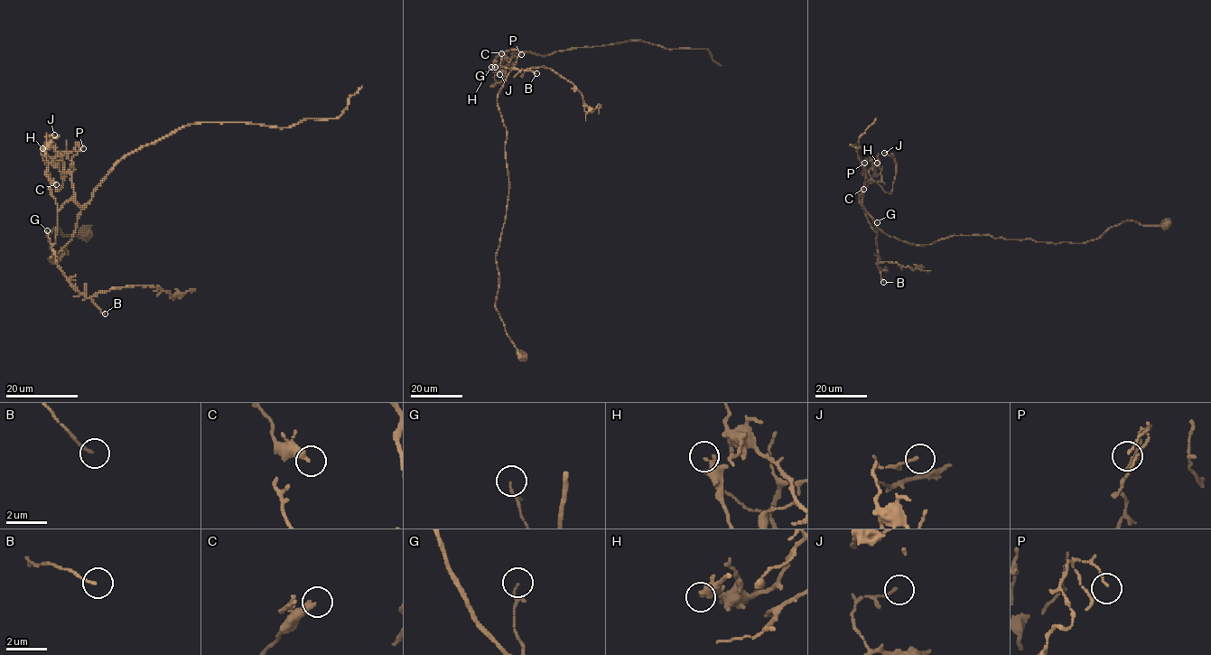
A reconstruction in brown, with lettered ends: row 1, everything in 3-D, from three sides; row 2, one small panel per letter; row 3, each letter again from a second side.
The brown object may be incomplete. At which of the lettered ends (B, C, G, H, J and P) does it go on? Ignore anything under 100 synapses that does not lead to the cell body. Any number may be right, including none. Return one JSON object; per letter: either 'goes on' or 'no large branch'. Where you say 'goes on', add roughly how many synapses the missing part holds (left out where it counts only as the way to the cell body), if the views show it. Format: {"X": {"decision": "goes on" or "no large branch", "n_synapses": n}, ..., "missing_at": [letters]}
{"B": {"decision": "no large branch"}, "C": {"decision": "no large branch"}, "G": {"decision": "no large branch"}, "H": {"decision": "no large branch"}, "J": {"decision": "no large branch"}, "P": {"decision": "no large branch"}, "missing_at": []}

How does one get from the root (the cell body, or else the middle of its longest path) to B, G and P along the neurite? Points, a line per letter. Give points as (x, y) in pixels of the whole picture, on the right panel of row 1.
B: (1166, 222), (1124, 220), (1083, 243), (953, 235), (915, 245), (884, 234), (860, 200), (877, 233), (883, 282)
G: (1166, 222), (1124, 220), (1083, 243), (953, 235), (915, 245), (884, 234), (860, 200), (877, 233), (877, 222)
P: (1166, 222), (1124, 220), (1083, 243), (953, 235), (915, 245), (884, 234), (860, 201), (868, 180), (864, 163)

